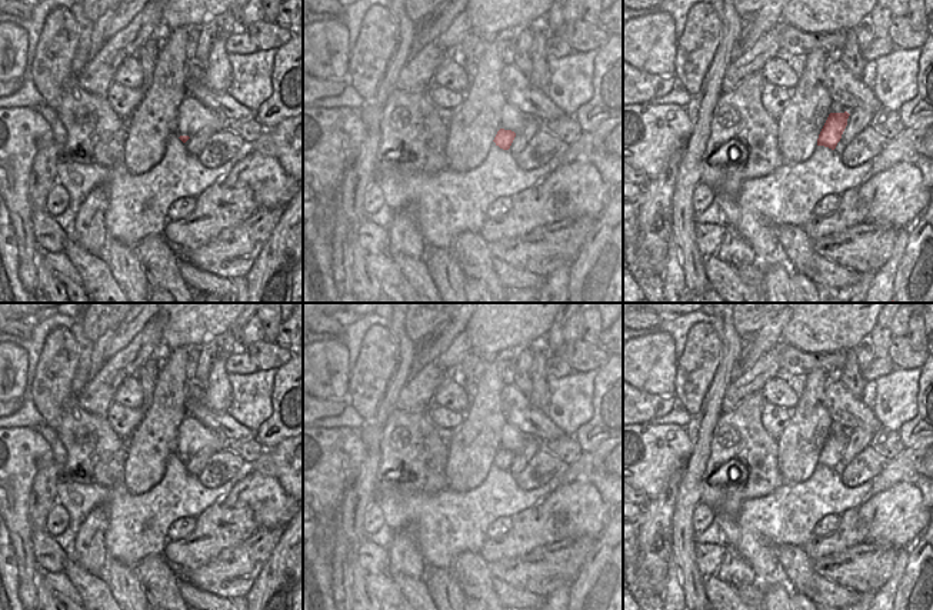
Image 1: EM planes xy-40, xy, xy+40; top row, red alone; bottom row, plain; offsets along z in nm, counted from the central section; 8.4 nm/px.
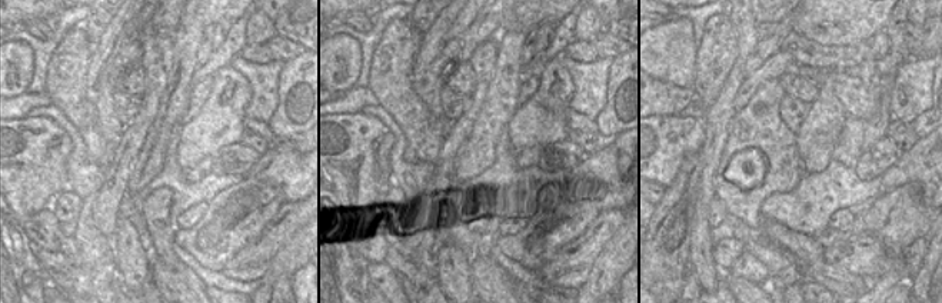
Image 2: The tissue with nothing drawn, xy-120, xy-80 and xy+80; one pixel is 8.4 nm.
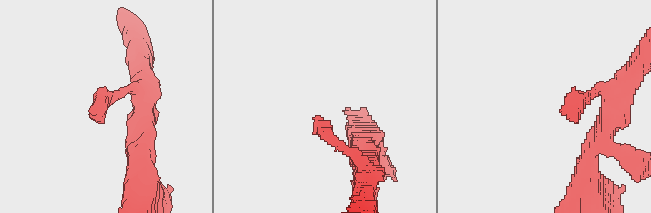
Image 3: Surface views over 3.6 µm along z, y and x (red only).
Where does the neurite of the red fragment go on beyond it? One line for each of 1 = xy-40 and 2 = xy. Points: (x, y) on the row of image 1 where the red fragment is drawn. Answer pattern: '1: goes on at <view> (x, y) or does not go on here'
1: does not go on here
2: does not go on here

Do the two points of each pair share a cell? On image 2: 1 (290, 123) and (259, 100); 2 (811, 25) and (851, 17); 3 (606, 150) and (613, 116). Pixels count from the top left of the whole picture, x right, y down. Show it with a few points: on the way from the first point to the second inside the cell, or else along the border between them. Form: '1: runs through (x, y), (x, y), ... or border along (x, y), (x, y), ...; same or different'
1: border along (279, 77), (279, 105), (266, 122); different
2: runs through (821, 17), (841, 17); same
3: border along (623, 130), (611, 139), (602, 140); different

